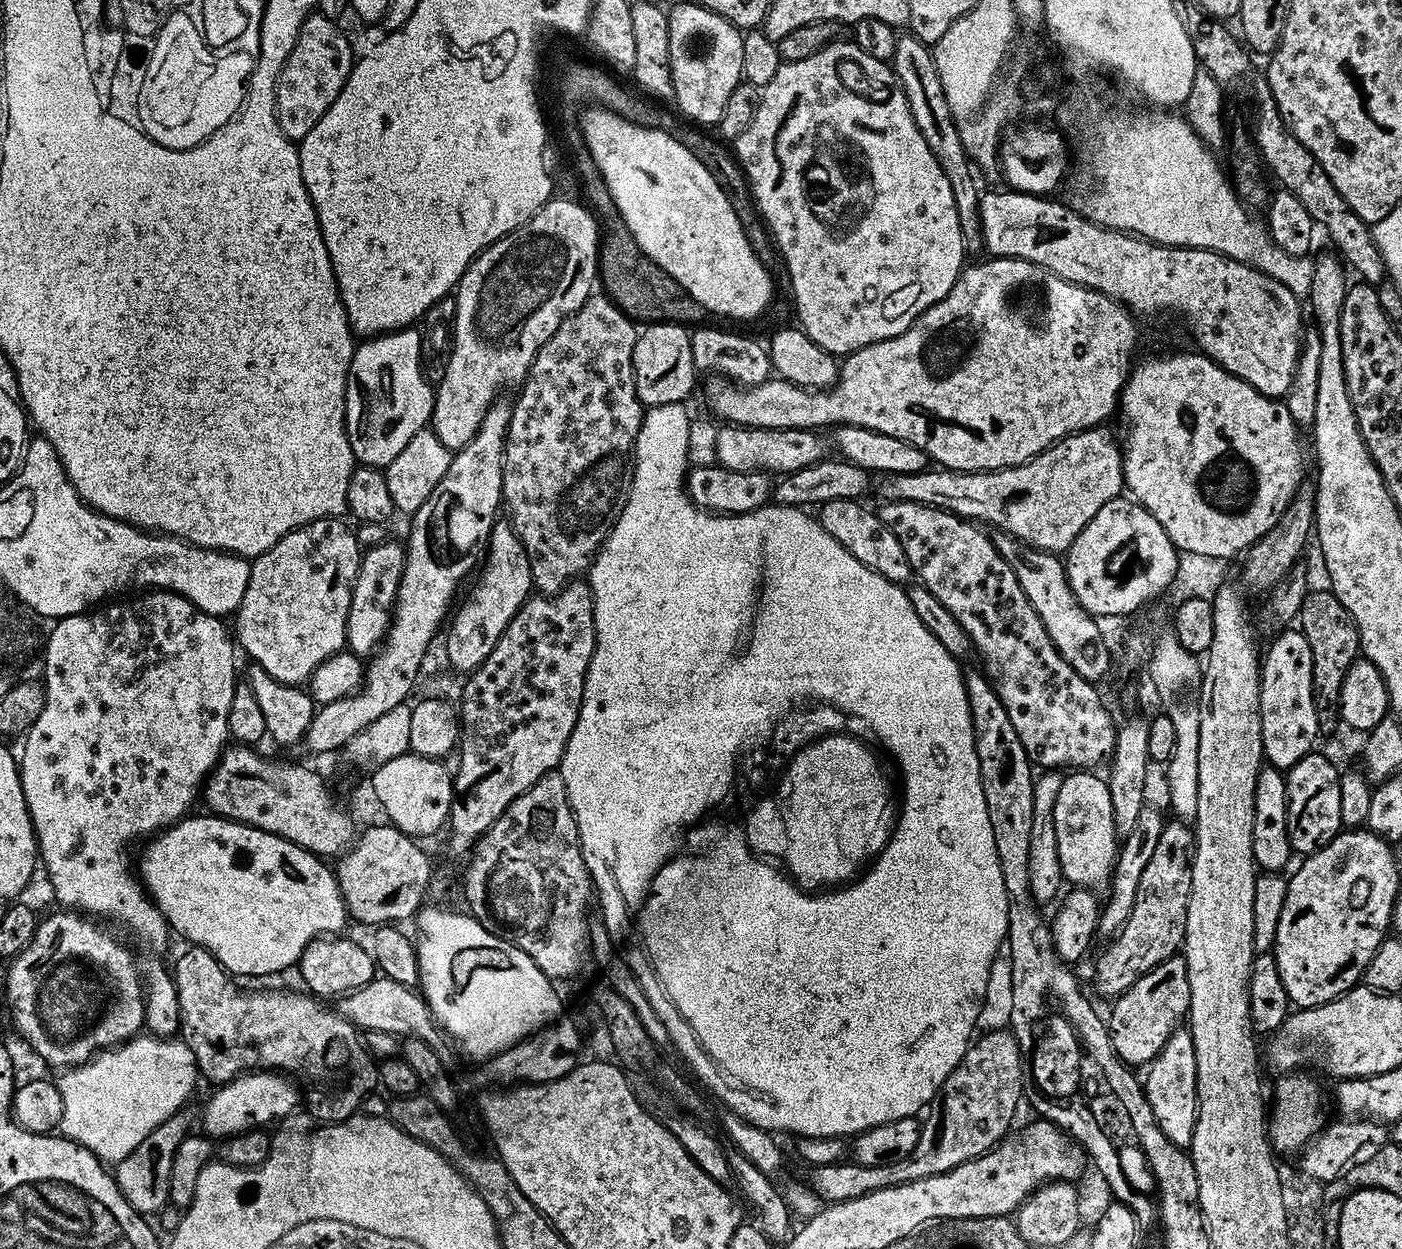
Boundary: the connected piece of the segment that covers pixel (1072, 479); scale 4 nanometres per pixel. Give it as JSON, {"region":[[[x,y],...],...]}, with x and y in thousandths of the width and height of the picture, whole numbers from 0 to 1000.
{"region":[[[785,347],[762,349],[757,357],[750,359],[741,368],[730,371],[728,375],[718,375],[715,378],[680,378],[678,375],[665,374],[664,377],[666,380],[676,381],[676,388],[679,388],[679,397],[676,397],[676,404],[670,404],[668,408],[679,410],[681,413],[700,420],[708,420],[709,422],[714,423],[714,427],[743,442],[760,444],[772,424],[775,424],[776,419],[782,414],[783,408],[786,408],[786,405],[793,400],[800,400],[803,394],[800,359],[796,359],[792,353],[782,348]]]}

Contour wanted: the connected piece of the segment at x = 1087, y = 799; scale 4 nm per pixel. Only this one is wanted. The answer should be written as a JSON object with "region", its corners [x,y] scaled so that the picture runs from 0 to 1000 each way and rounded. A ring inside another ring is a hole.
{"region":[[[770,616],[765,621],[762,624],[760,624],[756,629],[756,635],[755,636],[755,642],[750,649],[750,657],[753,660],[753,670],[755,671],[755,684],[756,685],[756,695],[759,697],[760,705],[765,709],[780,709],[779,708],[791,707],[794,704],[794,701],[790,699],[790,692],[796,692],[793,689],[793,658],[796,656],[795,642],[791,631],[791,625],[790,624],[784,624],[782,620],[776,616]]]}

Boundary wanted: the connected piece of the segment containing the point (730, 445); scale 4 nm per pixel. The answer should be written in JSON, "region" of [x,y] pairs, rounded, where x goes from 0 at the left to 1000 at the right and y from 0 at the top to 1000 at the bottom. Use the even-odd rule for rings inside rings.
{"region":[[[516,343],[511,351],[511,367],[516,376],[521,378],[537,377],[542,363],[549,366],[549,373],[552,376],[561,376],[566,380],[576,376],[580,371],[584,371],[588,367],[588,355],[583,347],[576,343],[539,343],[534,345],[529,343]],[[518,343],[518,344],[517,344]]]}

